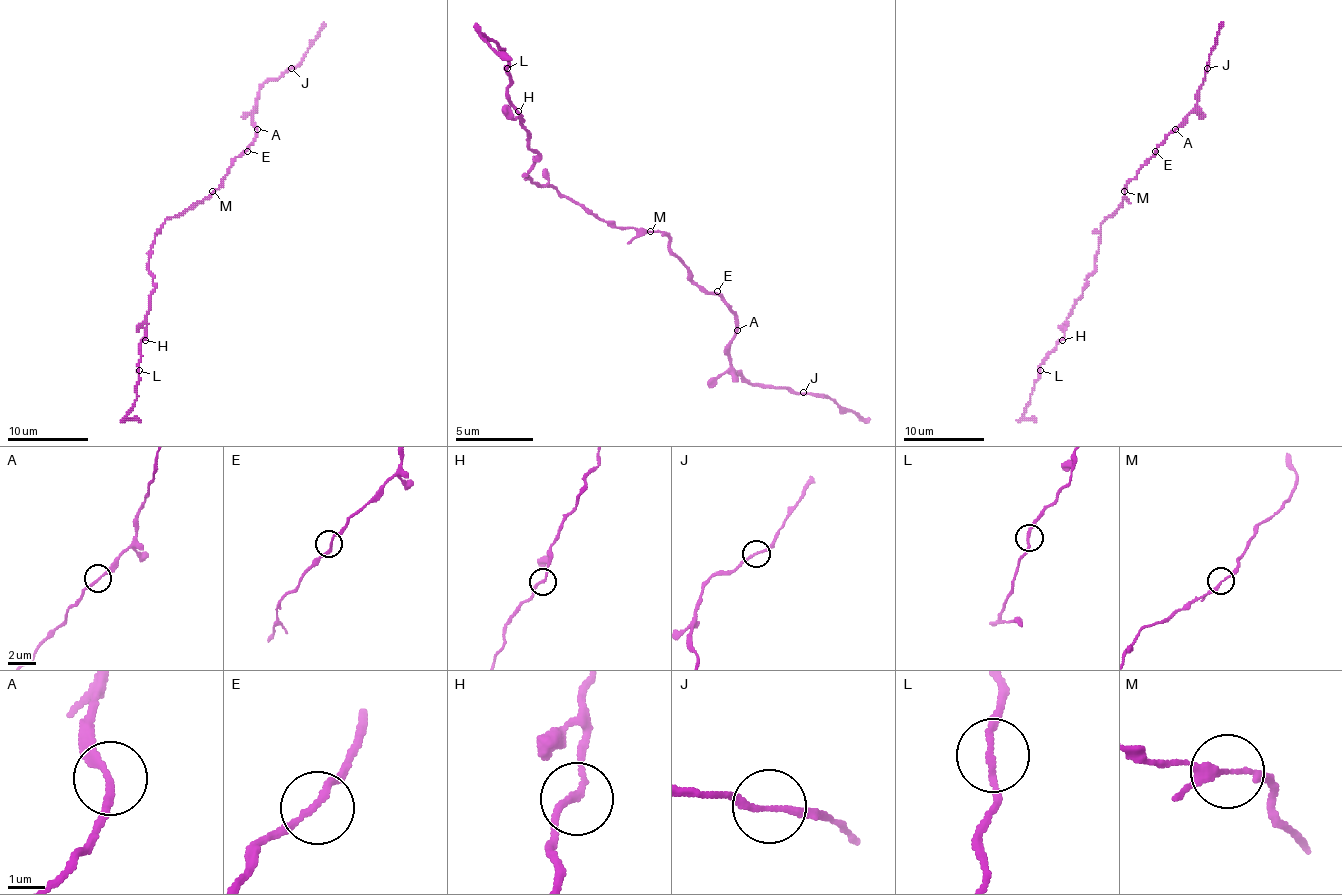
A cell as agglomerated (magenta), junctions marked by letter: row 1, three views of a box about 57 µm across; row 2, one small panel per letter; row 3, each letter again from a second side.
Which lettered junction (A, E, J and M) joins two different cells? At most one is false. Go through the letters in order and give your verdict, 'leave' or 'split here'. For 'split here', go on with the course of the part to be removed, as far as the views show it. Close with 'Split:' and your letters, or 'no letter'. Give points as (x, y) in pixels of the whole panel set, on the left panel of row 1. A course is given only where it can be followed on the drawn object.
A: leave
E: leave
J: leave
M: leave
Split: no letter

